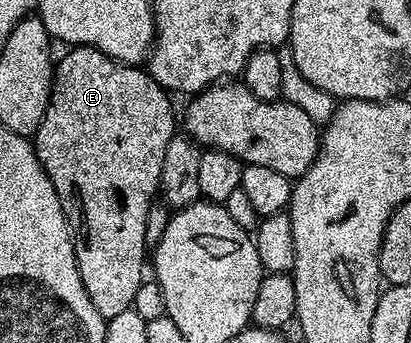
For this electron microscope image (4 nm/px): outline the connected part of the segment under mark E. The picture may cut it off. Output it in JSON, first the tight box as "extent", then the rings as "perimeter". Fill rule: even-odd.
{"extent":[33,46,177,320],"perimeter":[[[72,46],[63,56],[58,56],[57,62],[53,67],[51,76],[51,96],[49,105],[45,109],[45,117],[41,117],[41,125],[36,129],[33,136],[33,146],[49,181],[53,181],[53,189],[68,204],[83,210],[83,224],[77,227],[75,241],[75,263],[79,266],[81,281],[85,285],[85,293],[89,293],[89,301],[93,301],[93,307],[97,313],[105,320],[117,317],[117,313],[125,313],[132,310],[137,297],[137,289],[145,282],[143,275],[143,262],[148,262],[149,248],[145,241],[145,213],[149,213],[149,205],[156,198],[159,191],[159,178],[161,177],[161,161],[165,161],[165,148],[169,141],[177,134],[177,111],[171,108],[172,96],[160,83],[147,74],[142,66],[129,63],[118,63],[116,59],[109,58],[105,53],[101,53],[92,47]]]}

